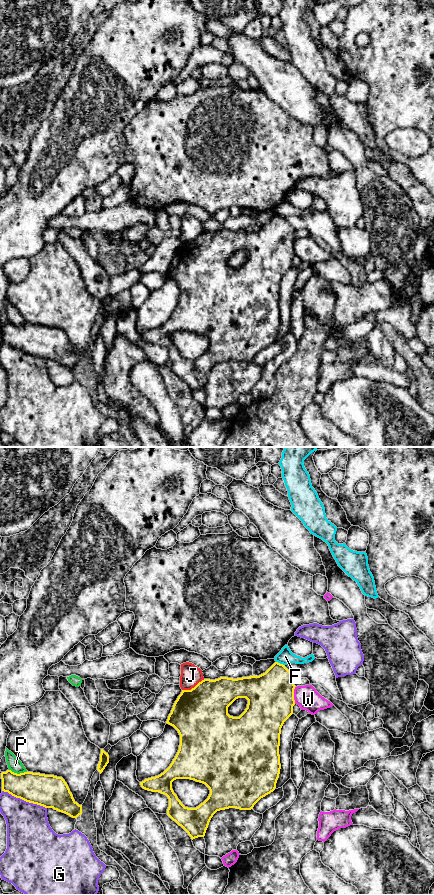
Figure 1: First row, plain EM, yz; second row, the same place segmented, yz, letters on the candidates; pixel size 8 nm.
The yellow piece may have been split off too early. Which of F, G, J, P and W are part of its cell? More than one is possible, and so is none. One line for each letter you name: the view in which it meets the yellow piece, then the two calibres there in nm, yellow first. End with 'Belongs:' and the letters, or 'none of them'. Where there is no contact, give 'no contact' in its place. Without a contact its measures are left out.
Belongs: none of them

